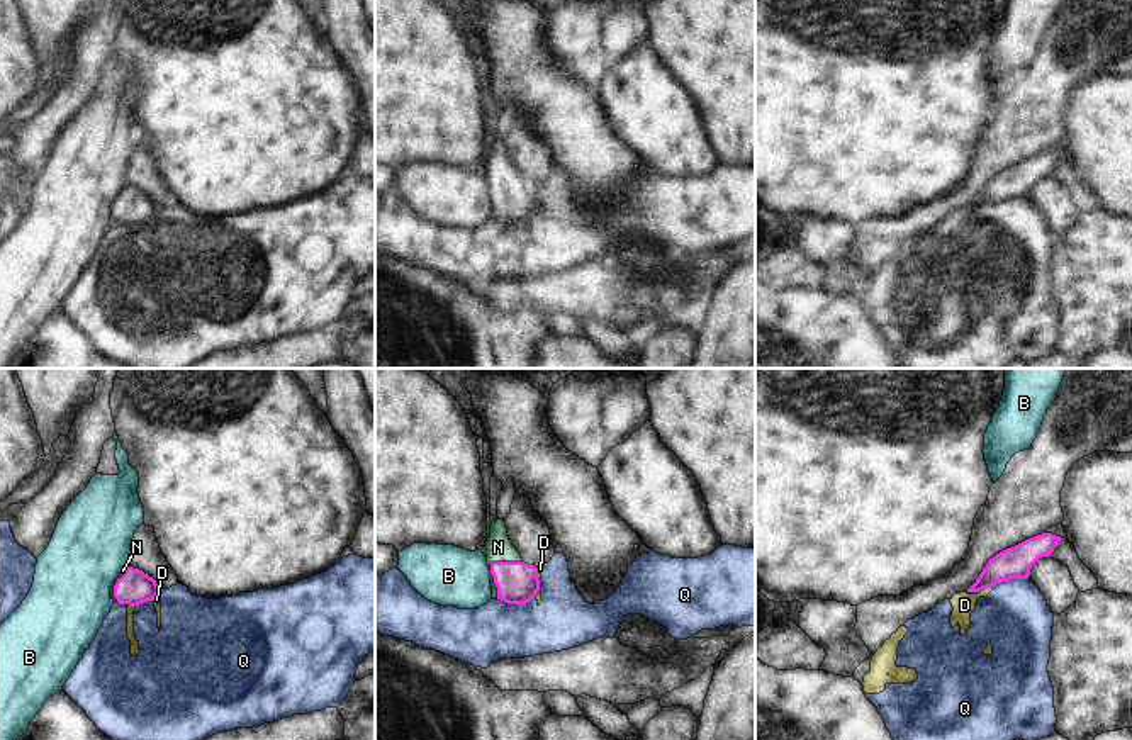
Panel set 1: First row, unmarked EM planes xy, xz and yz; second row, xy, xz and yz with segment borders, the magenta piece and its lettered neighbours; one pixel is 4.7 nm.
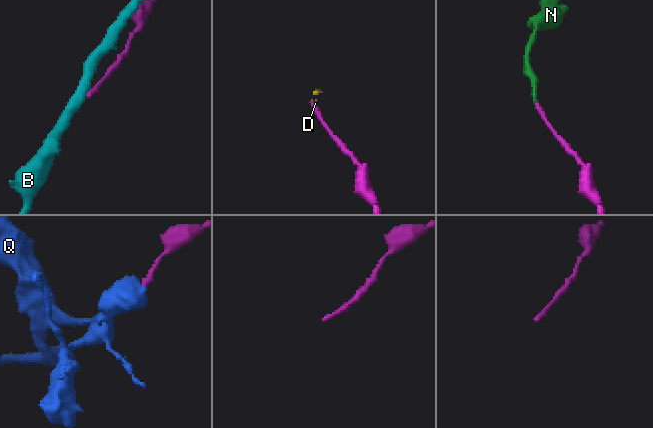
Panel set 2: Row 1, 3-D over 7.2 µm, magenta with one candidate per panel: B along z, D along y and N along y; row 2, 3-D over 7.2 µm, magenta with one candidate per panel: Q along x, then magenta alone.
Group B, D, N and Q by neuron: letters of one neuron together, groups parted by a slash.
B / D Q / N

